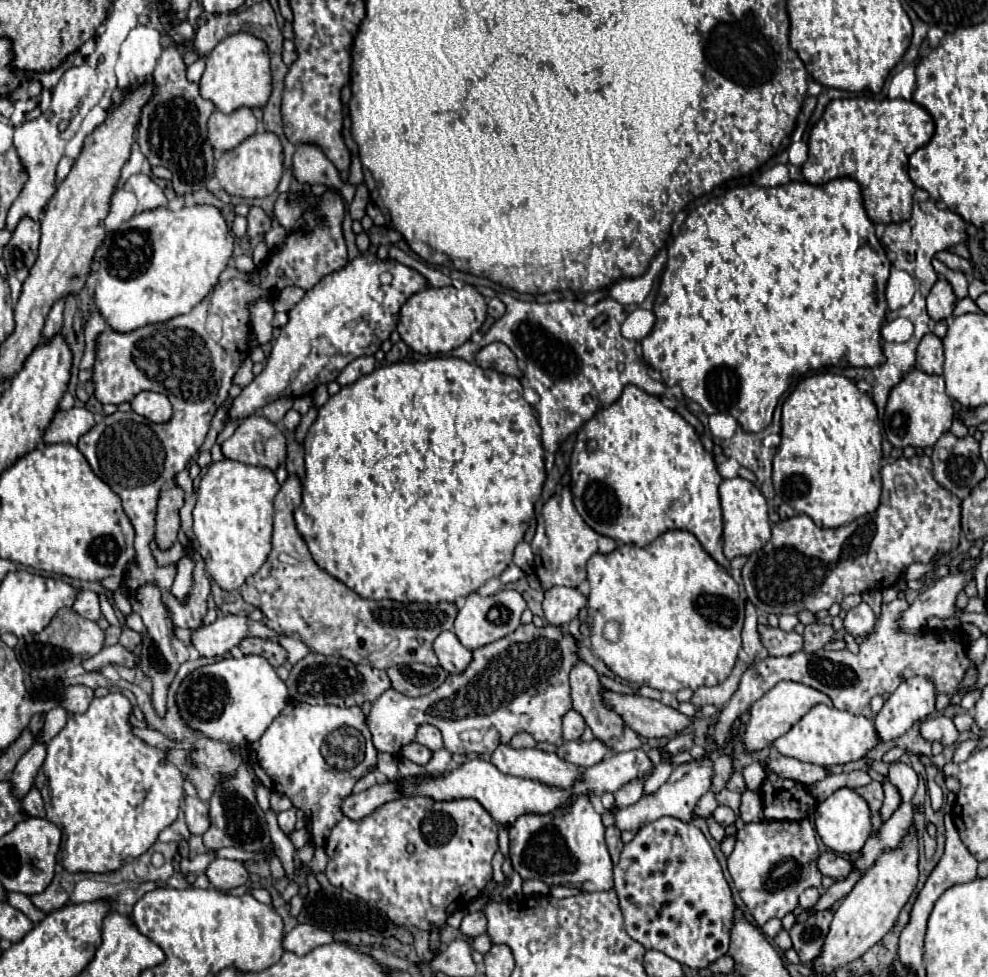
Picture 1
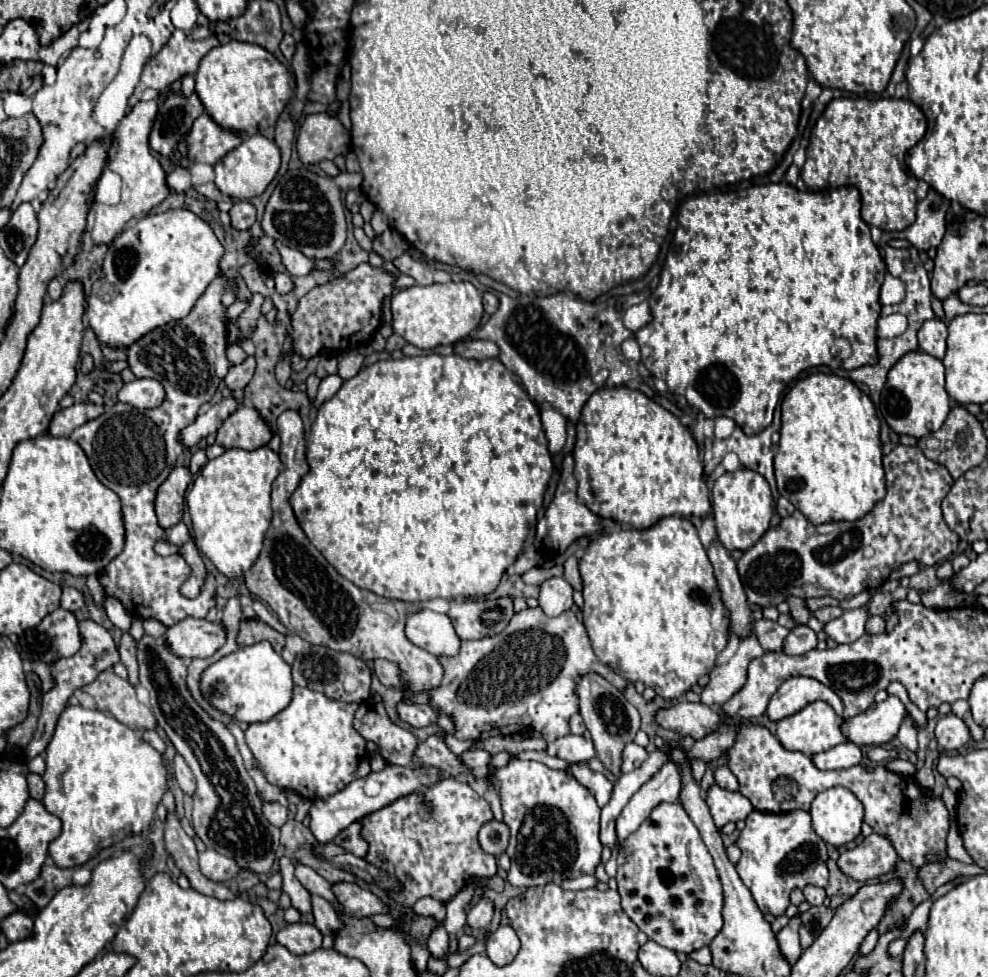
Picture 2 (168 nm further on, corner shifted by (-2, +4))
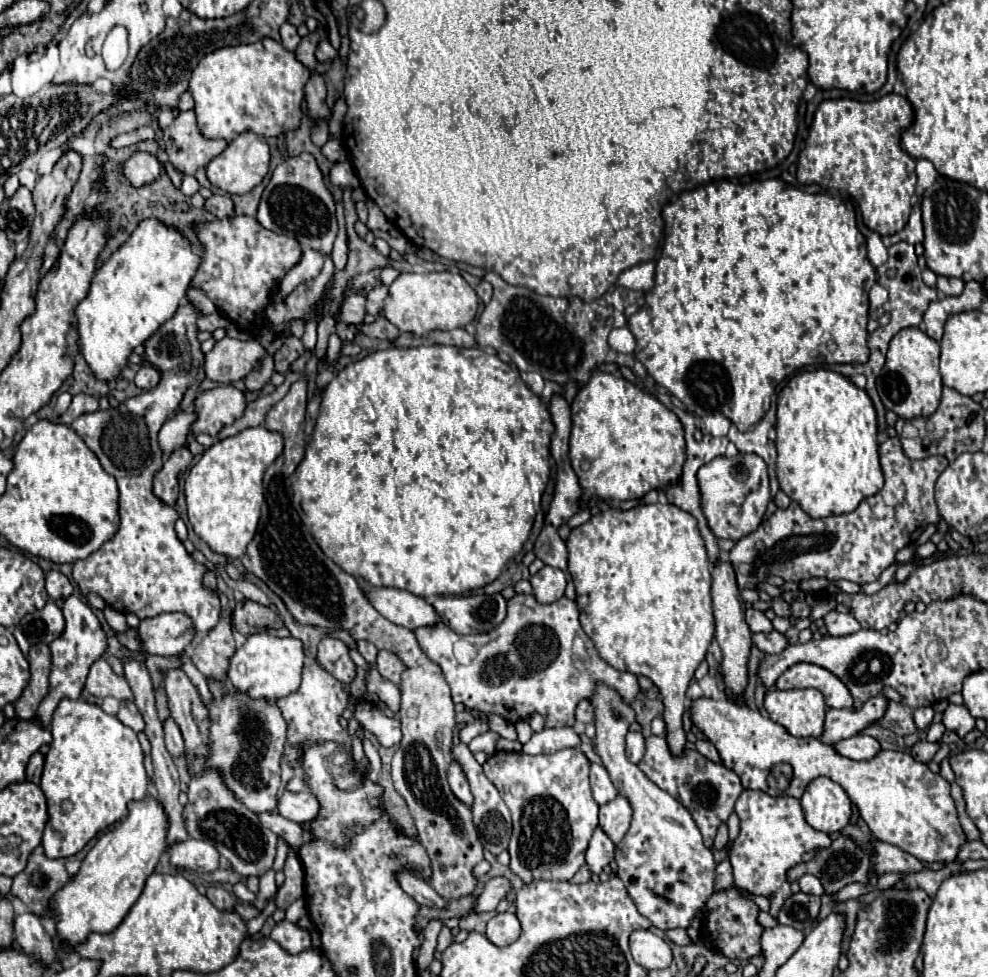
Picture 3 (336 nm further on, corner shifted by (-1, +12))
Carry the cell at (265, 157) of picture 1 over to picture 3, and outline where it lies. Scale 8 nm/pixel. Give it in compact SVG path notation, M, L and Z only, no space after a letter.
M245 132L237 136L217 158L207 164L207 178L213 186L229 192L229 194L247 194L255 186L263 182L269 172L269 144L265 138L253 132Z

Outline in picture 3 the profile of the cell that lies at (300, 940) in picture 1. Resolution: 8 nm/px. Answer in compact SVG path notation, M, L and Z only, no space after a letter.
M283 920L279 924L275 924L275 928L271 930L271 938L275 942L279 942L287 952L291 954L297 954L297 952L303 952L307 948L311 948L311 936L305 928L289 922L289 920Z

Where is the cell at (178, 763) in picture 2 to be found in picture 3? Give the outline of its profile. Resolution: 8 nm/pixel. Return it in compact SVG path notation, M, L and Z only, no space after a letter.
M169 718L169 720L165 722L165 728L163 728L163 730L165 730L165 746L167 746L169 754L171 754L173 758L185 758L183 736L181 736L177 724Z

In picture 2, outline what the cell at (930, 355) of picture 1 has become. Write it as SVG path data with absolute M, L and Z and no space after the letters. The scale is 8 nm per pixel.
M932 318L932 320L926 320L918 332L918 344L920 344L920 350L936 356L936 358L944 358L944 352L946 352L946 336L948 336L948 330L946 330L946 322L944 320L938 320L938 318Z

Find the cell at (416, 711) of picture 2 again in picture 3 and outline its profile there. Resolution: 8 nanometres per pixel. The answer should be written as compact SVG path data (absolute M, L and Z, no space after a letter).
M371 666L371 670L369 670L365 682L367 682L367 690L373 692L373 694L377 694L377 696L379 696L379 698L389 706L389 710L393 710L395 714L399 712L401 704L399 688L397 688L393 682L381 678L375 666Z

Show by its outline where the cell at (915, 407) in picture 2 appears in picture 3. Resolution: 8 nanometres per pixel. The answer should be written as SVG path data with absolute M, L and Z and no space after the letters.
M905 328L893 336L887 352L887 362L877 378L877 392L887 410L899 418L929 418L941 402L943 380L939 376L939 344L917 328Z

